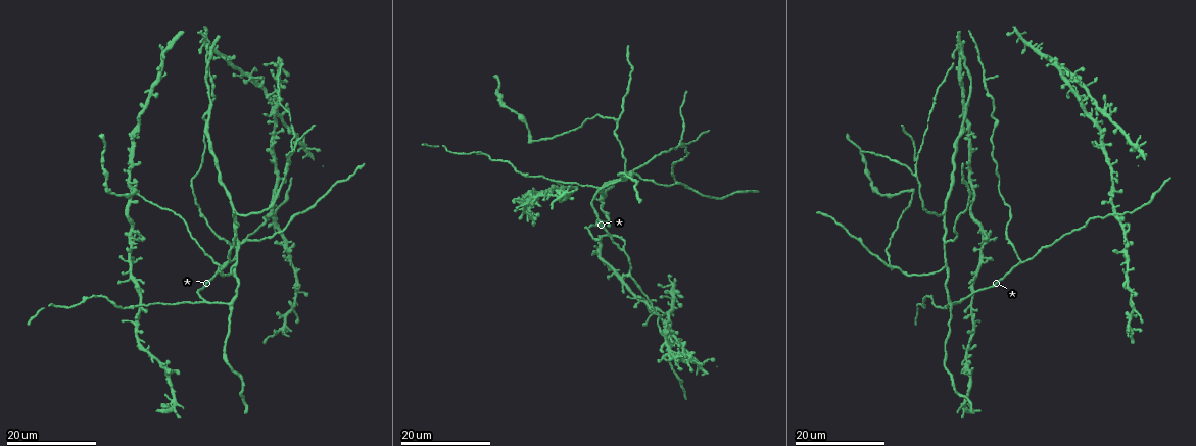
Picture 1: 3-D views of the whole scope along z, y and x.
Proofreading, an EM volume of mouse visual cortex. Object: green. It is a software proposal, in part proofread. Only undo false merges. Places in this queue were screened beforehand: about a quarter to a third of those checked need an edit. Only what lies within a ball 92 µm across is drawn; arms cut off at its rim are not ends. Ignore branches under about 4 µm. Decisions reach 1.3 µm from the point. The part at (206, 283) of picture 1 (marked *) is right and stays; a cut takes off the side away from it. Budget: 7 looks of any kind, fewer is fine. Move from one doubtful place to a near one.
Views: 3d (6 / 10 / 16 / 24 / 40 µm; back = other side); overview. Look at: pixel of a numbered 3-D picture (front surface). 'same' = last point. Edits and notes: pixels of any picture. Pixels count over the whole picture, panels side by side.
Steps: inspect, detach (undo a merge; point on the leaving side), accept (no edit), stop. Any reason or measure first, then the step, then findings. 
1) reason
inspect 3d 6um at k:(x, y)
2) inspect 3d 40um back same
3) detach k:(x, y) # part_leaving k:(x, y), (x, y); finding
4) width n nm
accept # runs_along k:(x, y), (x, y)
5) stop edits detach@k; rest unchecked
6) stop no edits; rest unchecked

branch point
inspect 3d 16um at 1:(206, 301)

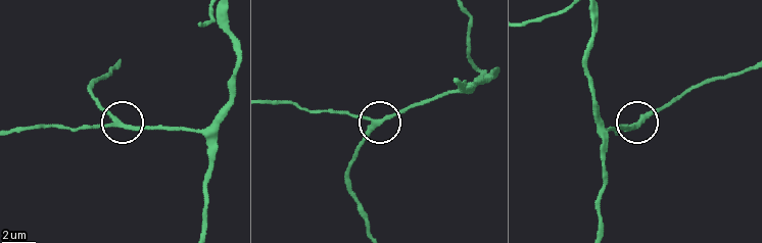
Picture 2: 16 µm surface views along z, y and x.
inspect 3d 10um at 2:(637, 123)

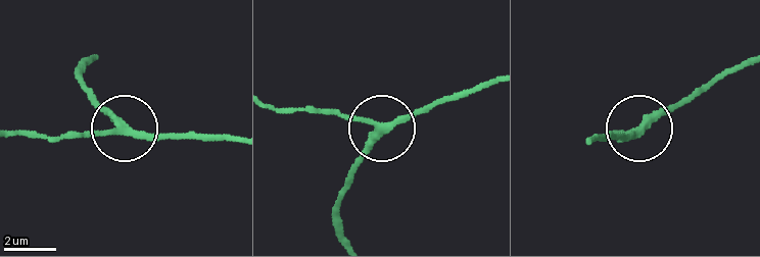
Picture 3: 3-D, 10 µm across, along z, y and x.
arms 3
accept # runs_along 3:(346, 236), (337, 209), (370, 144), (460, 93); all the same neuron

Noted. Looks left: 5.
three arms meet
inspect 3d 24um at 1:(234, 302)

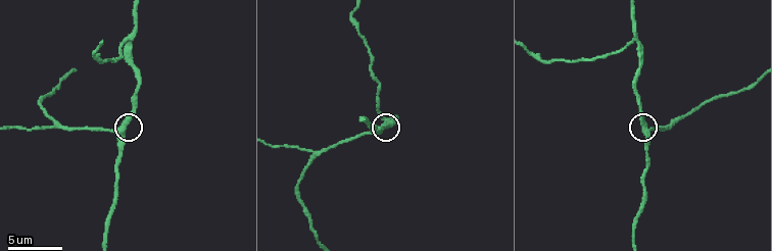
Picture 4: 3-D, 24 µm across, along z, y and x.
inspect 3d 6um at 4:(122, 131)

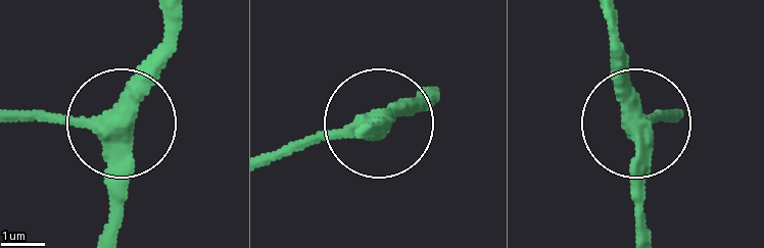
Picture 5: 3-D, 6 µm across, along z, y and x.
width 370 nm
accept # runs_along 5:(676, 118), (643, 118), (636, 130), (636, 225); continuous, no second neuron

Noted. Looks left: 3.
three arms meet
inspect 3d 10um at 4:(636, 38)

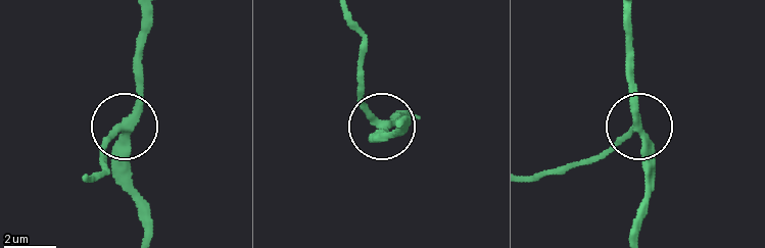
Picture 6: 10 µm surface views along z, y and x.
from behind
inspect 3d 10um back at 6:(377, 122)

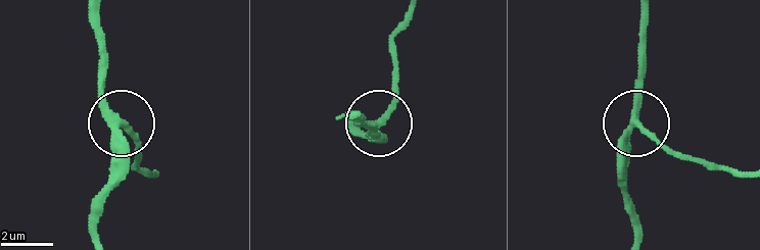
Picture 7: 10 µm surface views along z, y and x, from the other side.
side_arm 63 um
accept # runs_along 7:(93, 230), (117, 124), (100, 85), (100, 48); continuous, no second neuron

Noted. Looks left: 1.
stop no edits; rest unchecked

